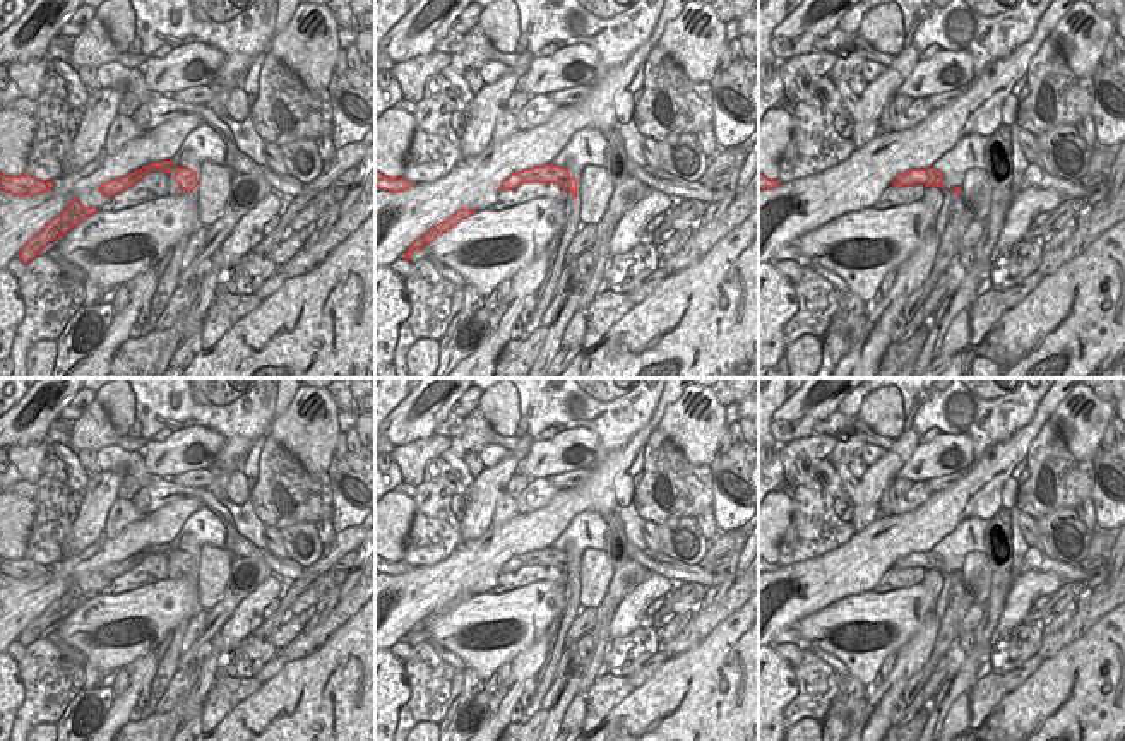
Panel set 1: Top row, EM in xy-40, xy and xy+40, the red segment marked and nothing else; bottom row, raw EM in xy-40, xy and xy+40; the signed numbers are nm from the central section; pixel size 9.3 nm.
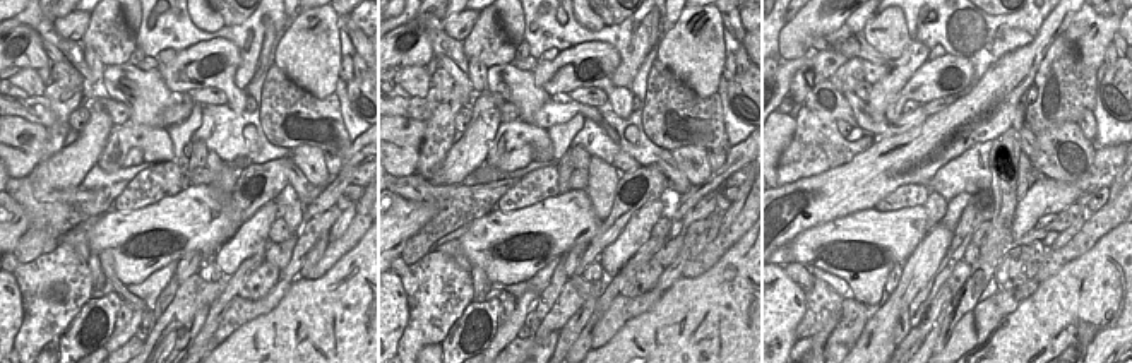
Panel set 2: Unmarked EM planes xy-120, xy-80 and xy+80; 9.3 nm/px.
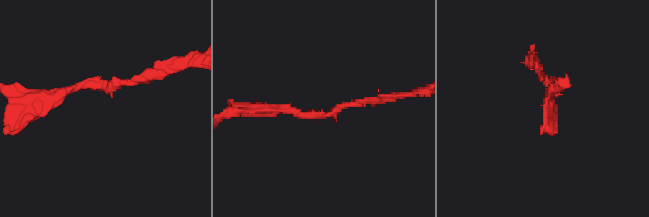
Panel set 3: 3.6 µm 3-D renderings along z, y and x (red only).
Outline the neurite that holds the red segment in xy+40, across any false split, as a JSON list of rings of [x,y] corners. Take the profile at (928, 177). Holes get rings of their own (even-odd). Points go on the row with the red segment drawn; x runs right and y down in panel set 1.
[[[933,168],[911,169],[908,173],[896,176],[896,180],[892,181],[894,187],[904,187],[904,185],[914,185],[914,183],[921,183],[925,187],[935,185],[943,188],[943,175]]]

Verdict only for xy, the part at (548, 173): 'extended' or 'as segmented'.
as segmented

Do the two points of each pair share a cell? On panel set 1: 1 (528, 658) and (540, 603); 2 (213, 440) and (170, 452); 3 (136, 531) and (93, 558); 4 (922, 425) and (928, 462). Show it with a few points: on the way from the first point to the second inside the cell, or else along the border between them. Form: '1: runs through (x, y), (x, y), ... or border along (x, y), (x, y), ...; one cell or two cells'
1: border along (547, 630), (511, 663); two cells
2: runs through (202, 440), (196, 438), (180, 450); one cell
3: runs through (125, 541), (117, 550), (103, 551); one cell
4: border along (942, 432), (966, 435), (971, 440), (975, 457); two cells

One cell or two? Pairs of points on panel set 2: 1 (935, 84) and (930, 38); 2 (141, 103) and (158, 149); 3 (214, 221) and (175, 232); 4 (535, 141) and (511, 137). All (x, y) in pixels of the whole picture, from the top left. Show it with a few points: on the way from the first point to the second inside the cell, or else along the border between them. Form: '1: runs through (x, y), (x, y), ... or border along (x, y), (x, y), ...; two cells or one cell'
1: border along (946, 52), (971, 65), (973, 77), (961, 89); two cells
2: border along (131, 120), (165, 129); two cells
3: runs through (204, 221), (185, 221); one cell
4: runs through (530, 137), (516, 137); one cell

